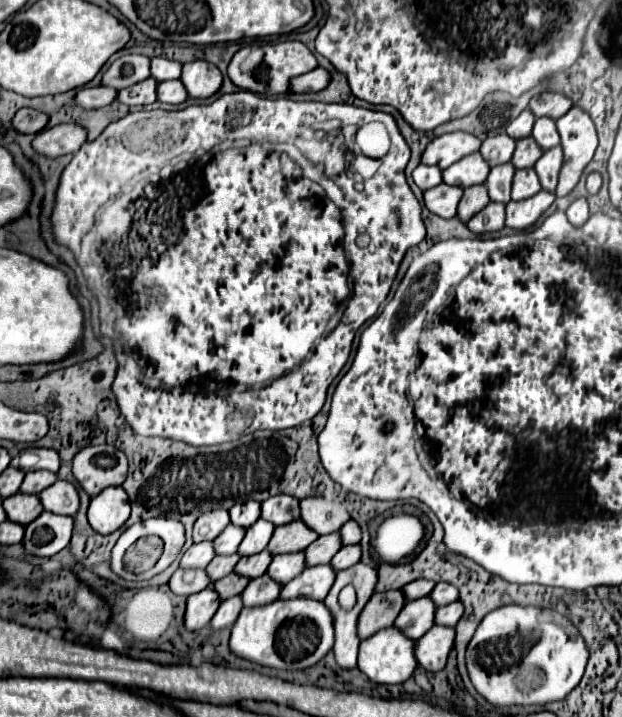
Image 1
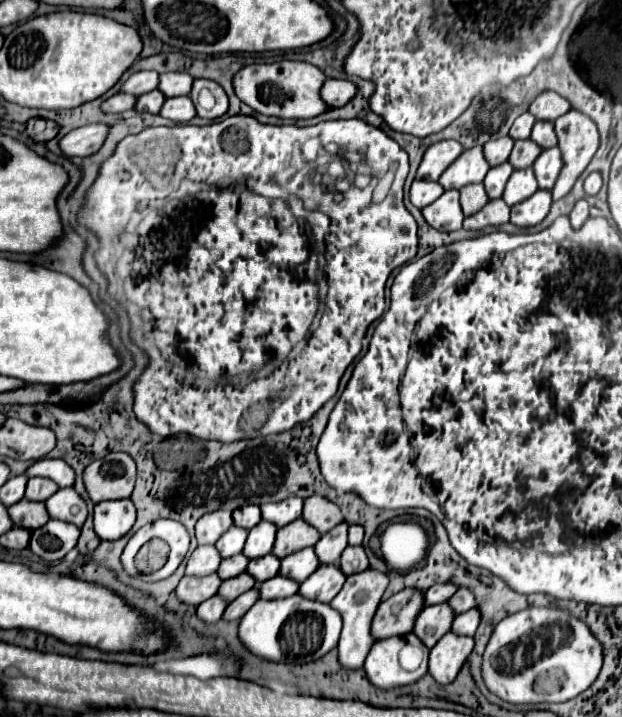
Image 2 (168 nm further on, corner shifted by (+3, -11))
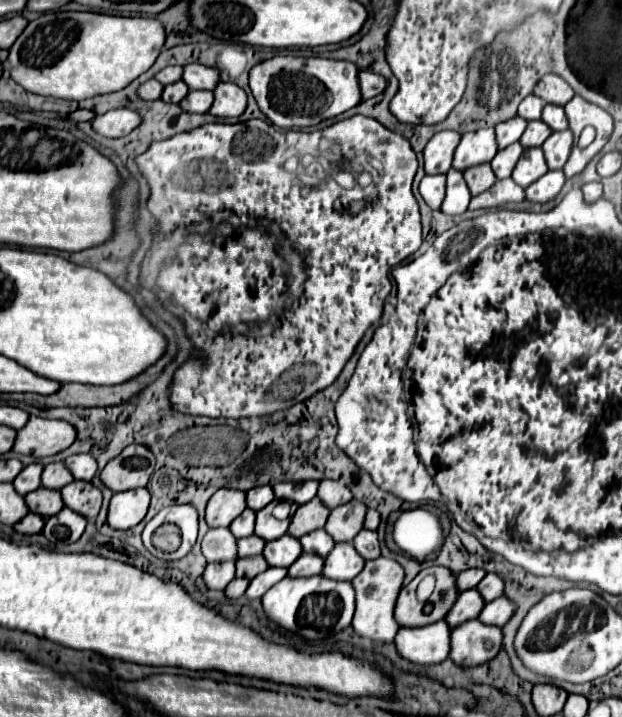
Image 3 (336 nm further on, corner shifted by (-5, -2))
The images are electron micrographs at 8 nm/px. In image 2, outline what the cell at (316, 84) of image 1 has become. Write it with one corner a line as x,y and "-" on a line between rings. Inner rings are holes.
326,79
320,97
328,107
342,107
356,95
356,85
348,79

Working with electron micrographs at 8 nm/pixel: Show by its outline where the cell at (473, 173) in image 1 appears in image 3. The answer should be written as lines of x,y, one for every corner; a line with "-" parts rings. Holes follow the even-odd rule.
482,128
476,132
466,132
454,152
452,166
456,170
466,170
470,166
478,166
490,162
498,152
494,128

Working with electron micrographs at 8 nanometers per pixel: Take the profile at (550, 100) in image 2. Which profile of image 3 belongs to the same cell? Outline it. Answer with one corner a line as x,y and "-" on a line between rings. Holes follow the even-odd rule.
546,74
540,78
540,82
534,88
534,94
540,96
548,104
558,104
564,106
572,96
574,90
566,80
562,80
558,74

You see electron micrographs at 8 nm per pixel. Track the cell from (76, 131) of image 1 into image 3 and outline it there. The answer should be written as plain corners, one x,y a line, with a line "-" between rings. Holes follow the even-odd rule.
116,108
102,116
96,116
92,122
94,130
106,138
122,138
140,126
140,114
130,108

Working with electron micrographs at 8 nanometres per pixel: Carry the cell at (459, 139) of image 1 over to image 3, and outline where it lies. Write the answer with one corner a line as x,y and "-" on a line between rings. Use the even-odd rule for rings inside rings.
458,132
434,134
424,148
424,170
426,170
426,174
446,174
452,166
452,156
454,156
458,142
460,142

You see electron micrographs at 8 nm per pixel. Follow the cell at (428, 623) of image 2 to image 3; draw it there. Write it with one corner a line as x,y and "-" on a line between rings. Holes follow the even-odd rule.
476,588
472,590
466,590
466,592
460,592
454,608
450,610
450,614
446,616
446,622
450,624
450,628
466,622
466,620
472,620
472,618
478,618
480,616
480,610
484,608
484,600
480,596
480,592

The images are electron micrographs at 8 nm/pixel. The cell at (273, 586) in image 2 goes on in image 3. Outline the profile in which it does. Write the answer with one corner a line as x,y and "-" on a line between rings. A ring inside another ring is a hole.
302,554
292,568
288,568
288,576
292,578
304,578
304,576
316,576
322,574
324,560
318,554

